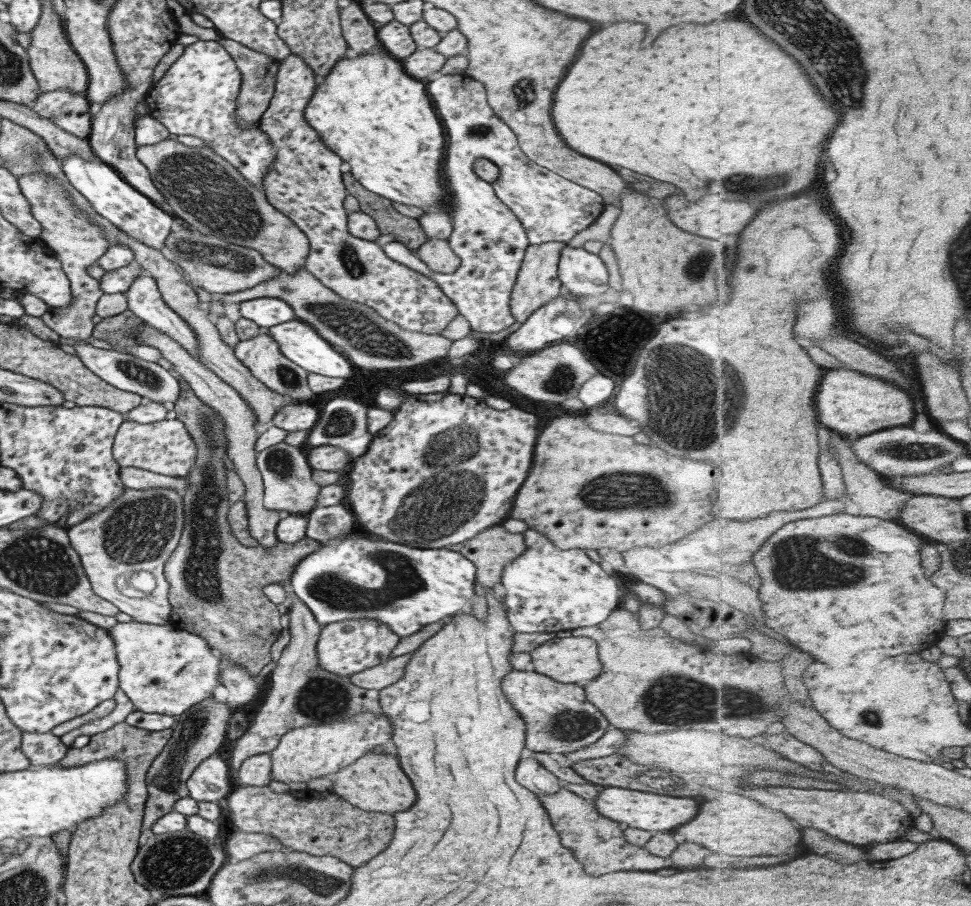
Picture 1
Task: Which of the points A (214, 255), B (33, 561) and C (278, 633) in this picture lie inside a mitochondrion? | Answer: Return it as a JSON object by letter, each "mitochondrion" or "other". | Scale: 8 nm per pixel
{"A":"mitochondrion","B":"mitochondrion","C":"other"}

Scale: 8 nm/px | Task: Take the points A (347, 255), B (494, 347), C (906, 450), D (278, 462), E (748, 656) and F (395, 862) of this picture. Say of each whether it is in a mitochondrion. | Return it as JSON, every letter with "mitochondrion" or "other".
{"A":"mitochondrion","B":"other","C":"mitochondrion","D":"mitochondrion","E":"other","F":"other"}

